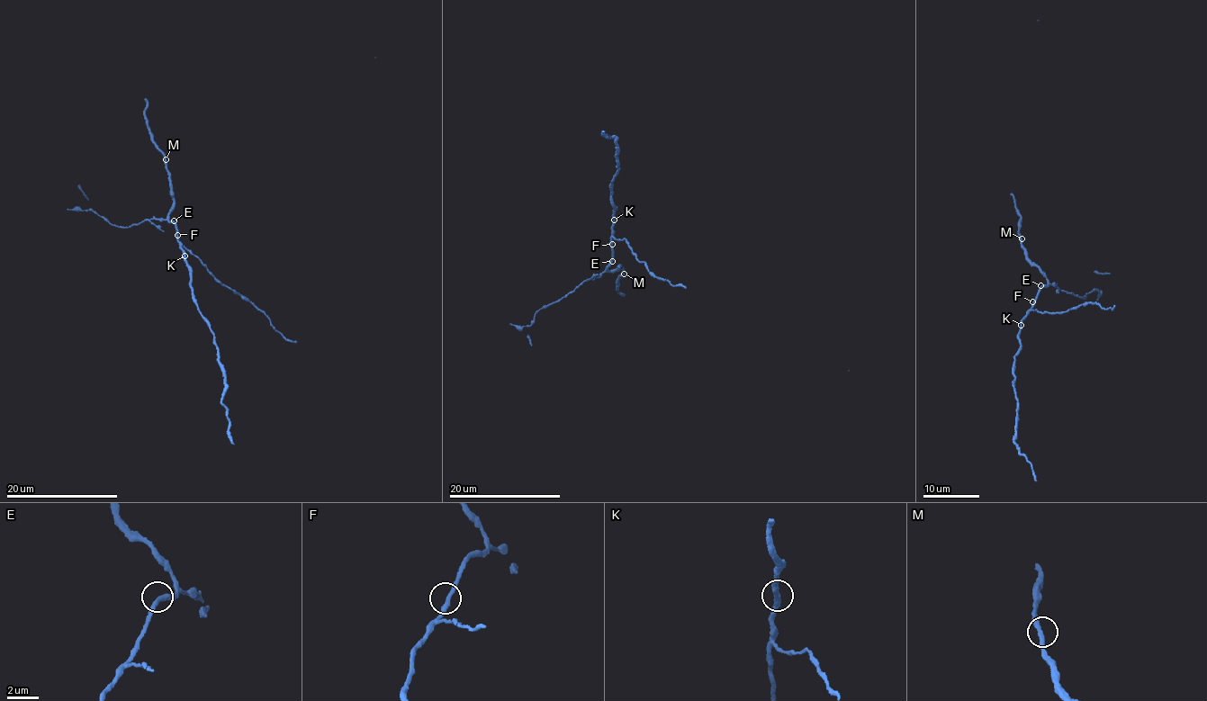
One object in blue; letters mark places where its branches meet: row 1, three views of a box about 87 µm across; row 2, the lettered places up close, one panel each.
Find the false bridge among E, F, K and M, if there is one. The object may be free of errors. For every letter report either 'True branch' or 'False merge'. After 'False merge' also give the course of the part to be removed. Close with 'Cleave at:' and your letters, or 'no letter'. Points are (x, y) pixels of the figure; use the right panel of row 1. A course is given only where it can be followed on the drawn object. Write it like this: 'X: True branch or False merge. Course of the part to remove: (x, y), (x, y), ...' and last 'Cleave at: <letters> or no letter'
E: True branch
F: True branch
K: True branch
M: True branch
Cleave at: no letter

